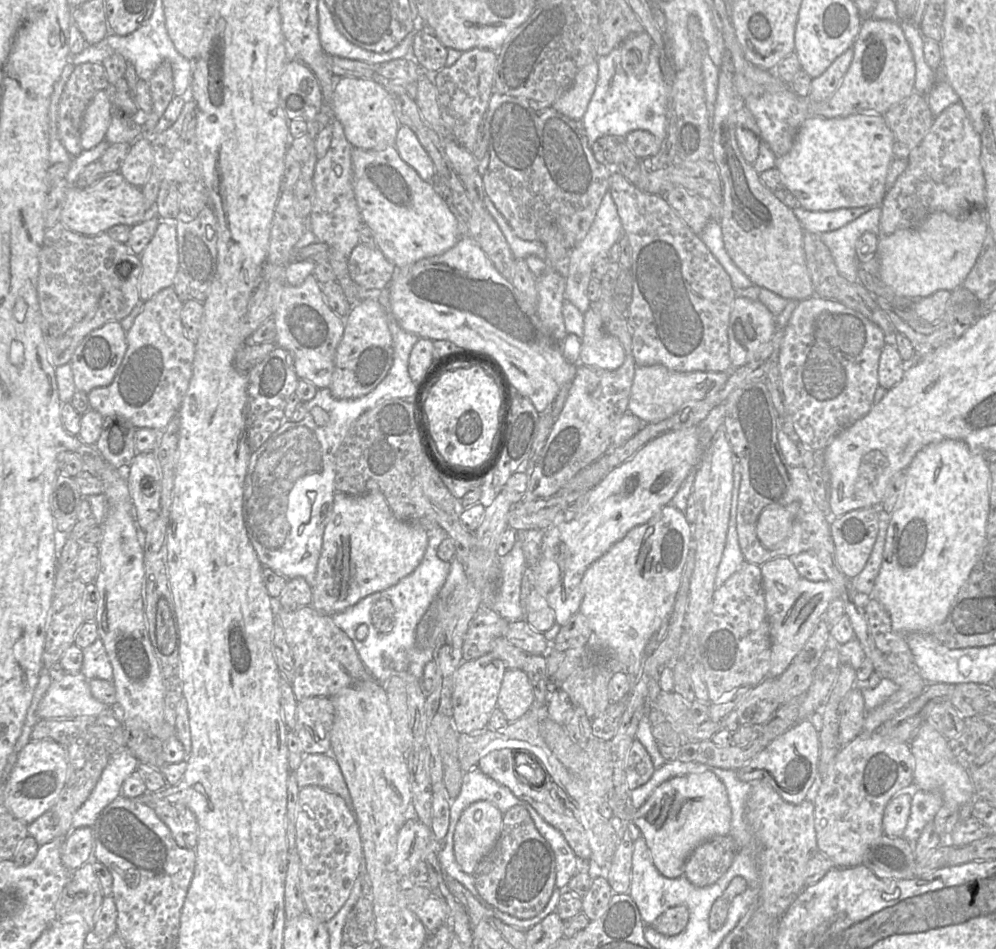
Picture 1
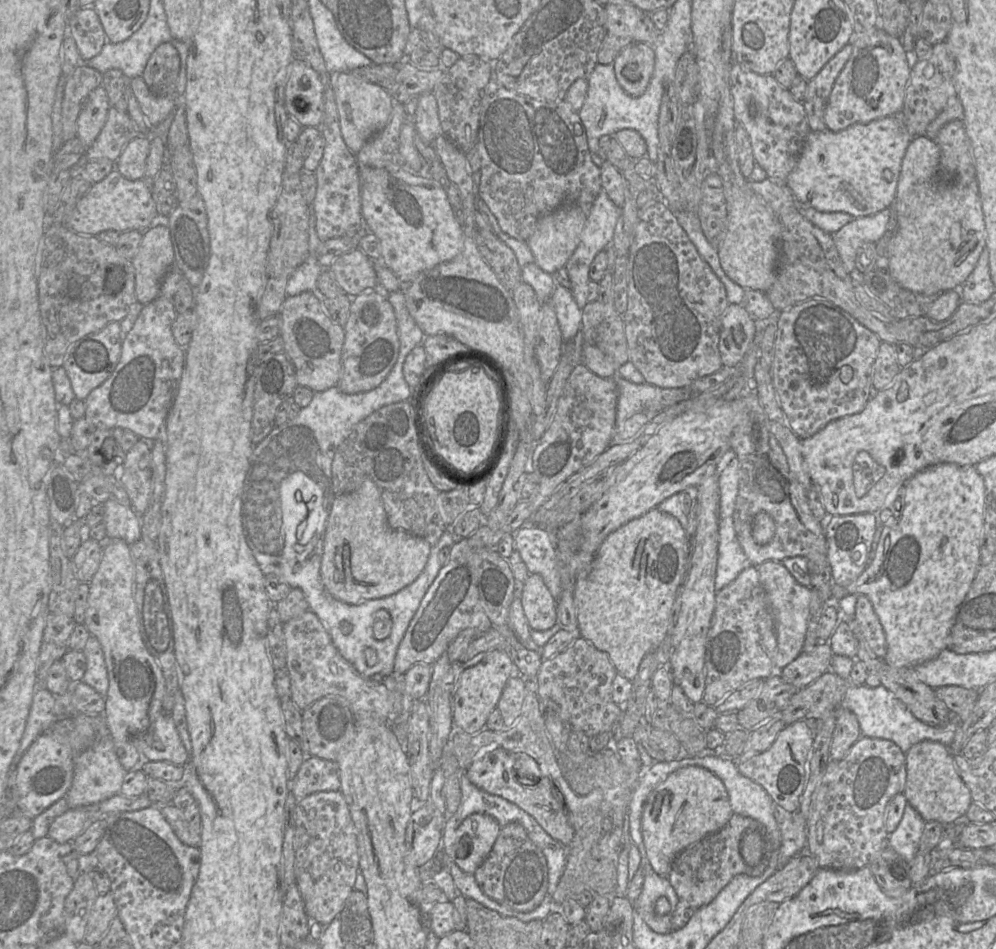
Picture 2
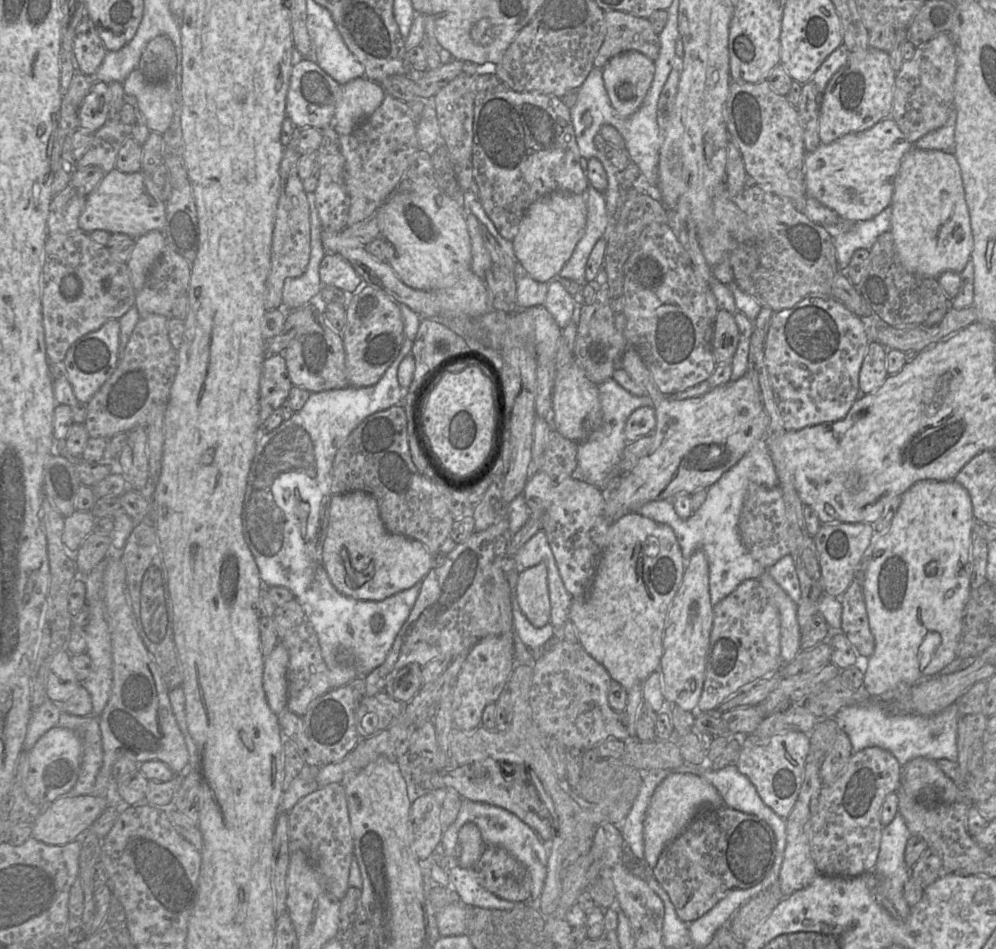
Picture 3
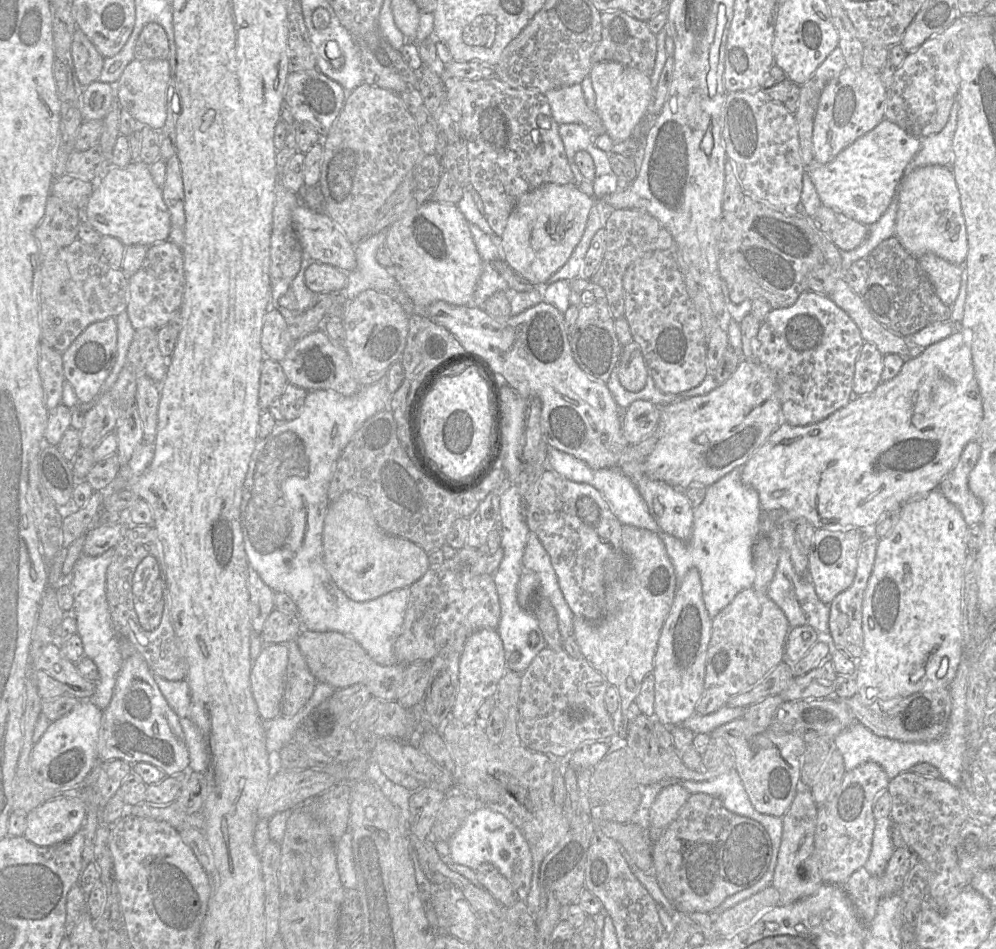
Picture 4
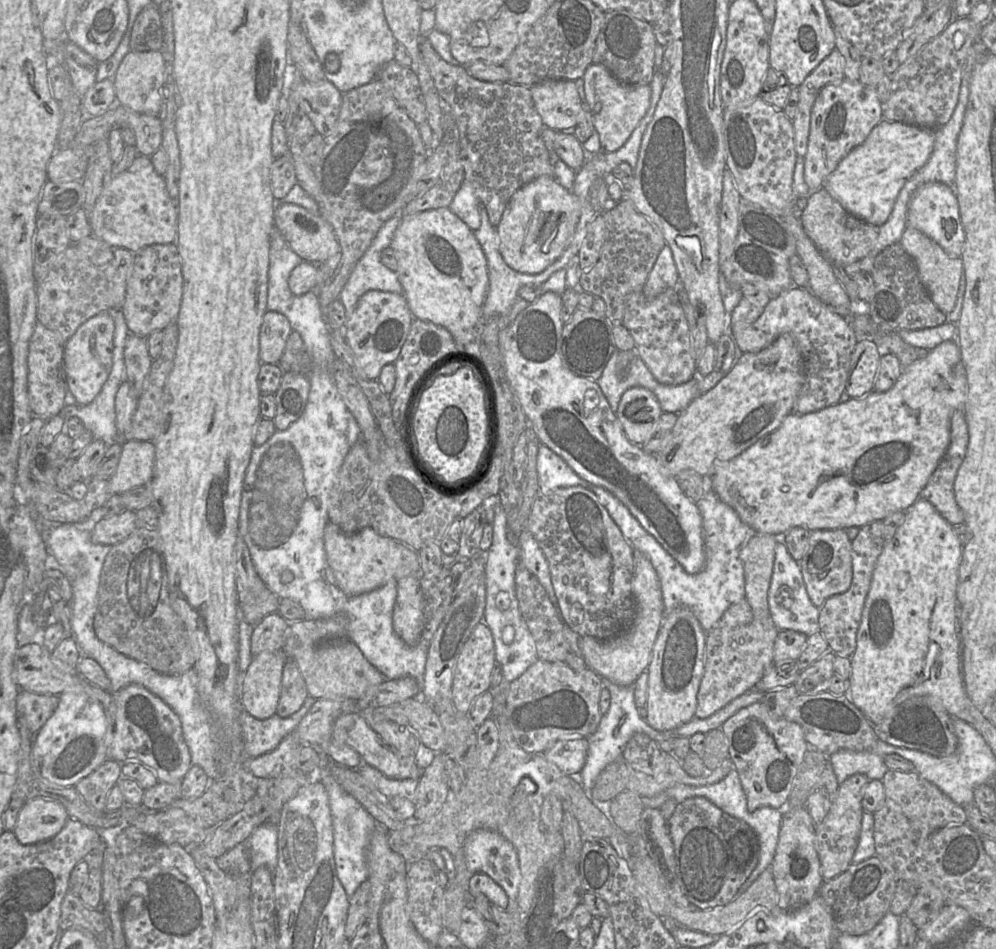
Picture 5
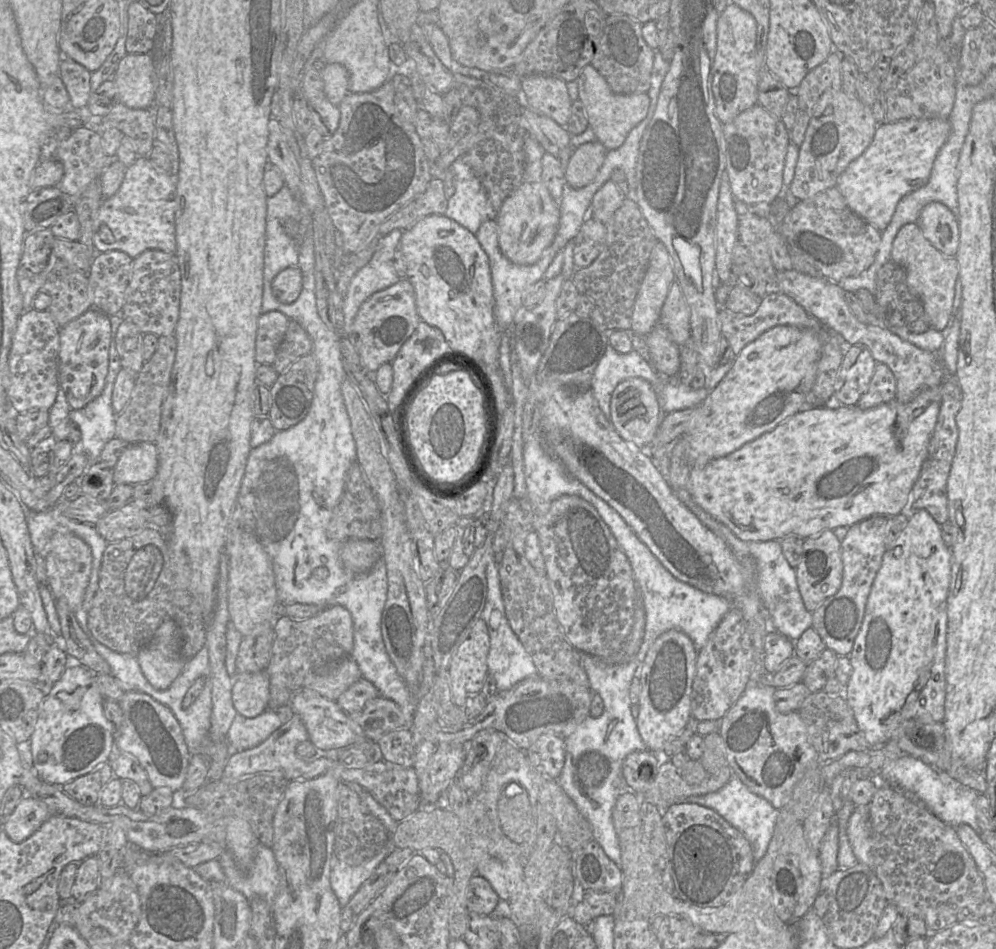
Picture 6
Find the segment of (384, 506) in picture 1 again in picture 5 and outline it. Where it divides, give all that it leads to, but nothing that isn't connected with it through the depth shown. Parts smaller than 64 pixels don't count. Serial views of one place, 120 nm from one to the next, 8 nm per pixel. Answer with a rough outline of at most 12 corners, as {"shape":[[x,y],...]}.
{"shape":[[328,522],[324,547],[348,596],[420,575],[415,550]]}

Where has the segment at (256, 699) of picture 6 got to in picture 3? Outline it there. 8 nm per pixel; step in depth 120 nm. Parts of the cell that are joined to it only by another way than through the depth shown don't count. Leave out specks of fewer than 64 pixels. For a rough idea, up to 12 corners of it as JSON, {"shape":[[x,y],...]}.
{"shape":[[281,641],[264,658],[270,709],[287,705],[289,653]]}

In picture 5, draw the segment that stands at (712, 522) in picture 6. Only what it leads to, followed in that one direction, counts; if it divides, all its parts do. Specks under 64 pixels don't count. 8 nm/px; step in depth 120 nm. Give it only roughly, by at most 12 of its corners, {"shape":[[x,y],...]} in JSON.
{"shape":[[775,546],[768,590],[780,630],[820,633],[799,562]]}

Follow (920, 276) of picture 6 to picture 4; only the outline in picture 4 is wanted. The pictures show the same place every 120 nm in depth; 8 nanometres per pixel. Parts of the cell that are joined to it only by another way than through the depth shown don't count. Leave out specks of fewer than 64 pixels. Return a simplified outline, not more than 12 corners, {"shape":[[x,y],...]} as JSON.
{"shape":[[933,253],[918,262],[939,299],[952,306],[962,266]]}

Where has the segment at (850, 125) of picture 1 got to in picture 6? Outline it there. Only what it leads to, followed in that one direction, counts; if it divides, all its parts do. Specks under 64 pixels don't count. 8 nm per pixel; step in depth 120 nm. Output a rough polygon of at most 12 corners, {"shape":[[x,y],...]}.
{"shape":[[949,119],[878,124],[836,187],[882,232],[927,183]]}

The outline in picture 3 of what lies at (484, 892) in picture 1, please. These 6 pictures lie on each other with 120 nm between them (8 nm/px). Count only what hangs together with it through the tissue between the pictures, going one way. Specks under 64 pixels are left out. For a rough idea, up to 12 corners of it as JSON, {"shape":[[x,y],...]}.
{"shape":[[486,847],[478,883],[511,902],[530,900],[530,874],[504,848]]}

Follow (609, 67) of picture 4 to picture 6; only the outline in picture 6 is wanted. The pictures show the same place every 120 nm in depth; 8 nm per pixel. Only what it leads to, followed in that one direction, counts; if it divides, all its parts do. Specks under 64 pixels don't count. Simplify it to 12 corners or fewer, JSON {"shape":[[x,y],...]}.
{"shape":[[591,63],[576,81],[608,151],[646,117],[648,93],[614,93]]}

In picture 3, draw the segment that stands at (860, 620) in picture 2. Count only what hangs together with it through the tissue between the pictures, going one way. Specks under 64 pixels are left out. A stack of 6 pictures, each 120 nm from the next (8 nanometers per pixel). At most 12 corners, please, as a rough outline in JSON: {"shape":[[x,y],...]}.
{"shape":[[863,563],[840,597],[840,630],[856,653],[875,649],[862,587]]}

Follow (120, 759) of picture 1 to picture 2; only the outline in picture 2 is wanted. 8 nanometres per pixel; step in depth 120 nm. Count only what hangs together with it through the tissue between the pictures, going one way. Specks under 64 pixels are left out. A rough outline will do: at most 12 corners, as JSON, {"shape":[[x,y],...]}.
{"shape":[[111,734],[75,759],[68,807],[97,804],[127,773]]}

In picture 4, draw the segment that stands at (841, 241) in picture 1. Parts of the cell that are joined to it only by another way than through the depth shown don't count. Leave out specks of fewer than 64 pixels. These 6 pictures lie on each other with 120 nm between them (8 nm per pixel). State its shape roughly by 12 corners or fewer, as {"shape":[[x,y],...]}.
{"shape":[[898,200],[868,226],[864,242],[840,251],[840,271],[868,258],[881,242],[895,235]]}

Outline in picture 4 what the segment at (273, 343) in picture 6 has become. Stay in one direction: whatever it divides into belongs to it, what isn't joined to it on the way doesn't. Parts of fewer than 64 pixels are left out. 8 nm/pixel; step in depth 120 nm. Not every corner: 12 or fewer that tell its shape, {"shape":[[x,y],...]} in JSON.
{"shape":[[270,306],[263,319],[261,347],[281,362],[292,343],[286,320]]}

